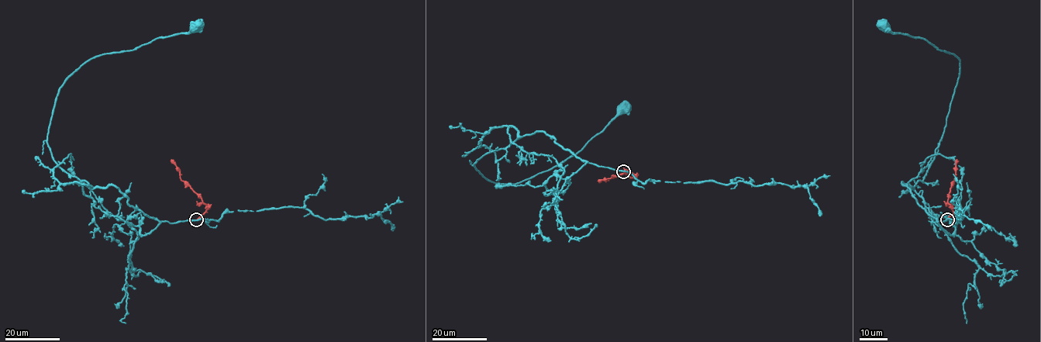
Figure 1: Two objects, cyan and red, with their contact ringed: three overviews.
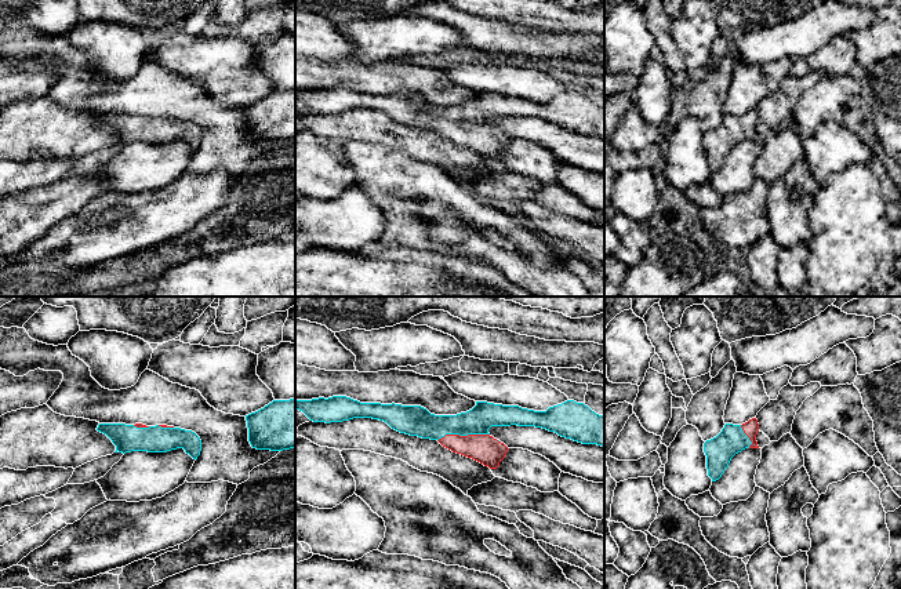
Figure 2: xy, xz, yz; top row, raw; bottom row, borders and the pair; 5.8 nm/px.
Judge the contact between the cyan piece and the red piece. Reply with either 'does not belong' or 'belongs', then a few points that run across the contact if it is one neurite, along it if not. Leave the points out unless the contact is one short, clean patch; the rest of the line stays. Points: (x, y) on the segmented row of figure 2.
belongs; line xz (478, 421), (462, 435), (484, 448)

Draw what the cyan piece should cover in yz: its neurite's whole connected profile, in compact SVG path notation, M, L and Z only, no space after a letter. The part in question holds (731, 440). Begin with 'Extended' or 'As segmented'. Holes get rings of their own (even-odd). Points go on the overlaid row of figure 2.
Extended. M756 418L742 425L726 423L722 432L704 443L708 476L712 481L722 477L731 458L745 448L759 448L756 435L759 423Z

